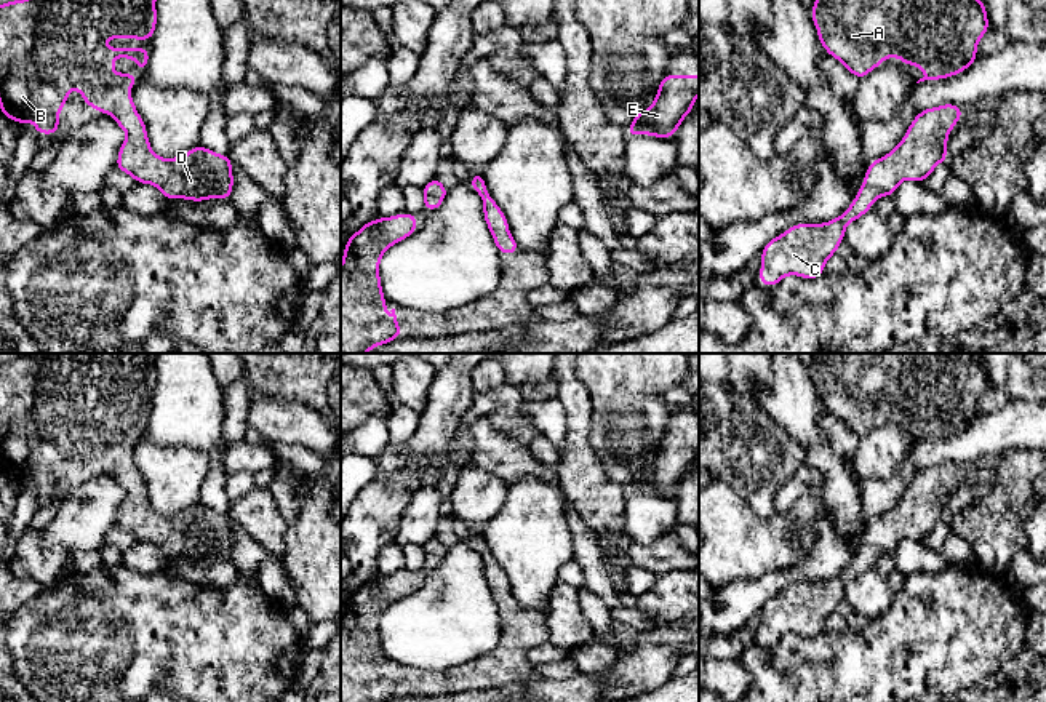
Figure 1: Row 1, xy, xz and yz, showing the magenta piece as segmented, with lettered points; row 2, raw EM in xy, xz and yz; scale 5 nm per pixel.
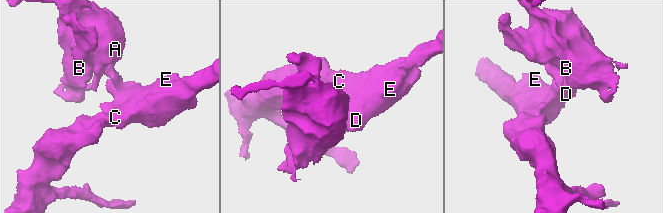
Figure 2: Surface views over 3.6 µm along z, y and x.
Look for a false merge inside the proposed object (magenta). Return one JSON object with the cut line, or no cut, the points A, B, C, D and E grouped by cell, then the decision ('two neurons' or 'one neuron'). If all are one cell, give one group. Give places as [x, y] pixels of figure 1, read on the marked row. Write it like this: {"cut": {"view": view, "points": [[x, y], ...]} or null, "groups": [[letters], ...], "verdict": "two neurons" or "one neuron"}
{"cut": null, "groups": [["A", "B", "C", "D", "E"]], "verdict": "one neuron"}

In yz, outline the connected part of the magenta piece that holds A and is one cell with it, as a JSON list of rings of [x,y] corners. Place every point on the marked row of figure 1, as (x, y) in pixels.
[[[816,0],[812,10],[809,11],[817,29],[819,42],[824,50],[835,59],[844,64],[844,67],[856,75],[859,80],[870,74],[875,67],[883,66],[884,58],[900,58],[904,66],[915,64],[924,72],[924,77],[916,83],[924,80],[940,80],[966,70],[977,58],[976,48],[979,40],[990,29],[987,19],[987,10],[984,0]]]

